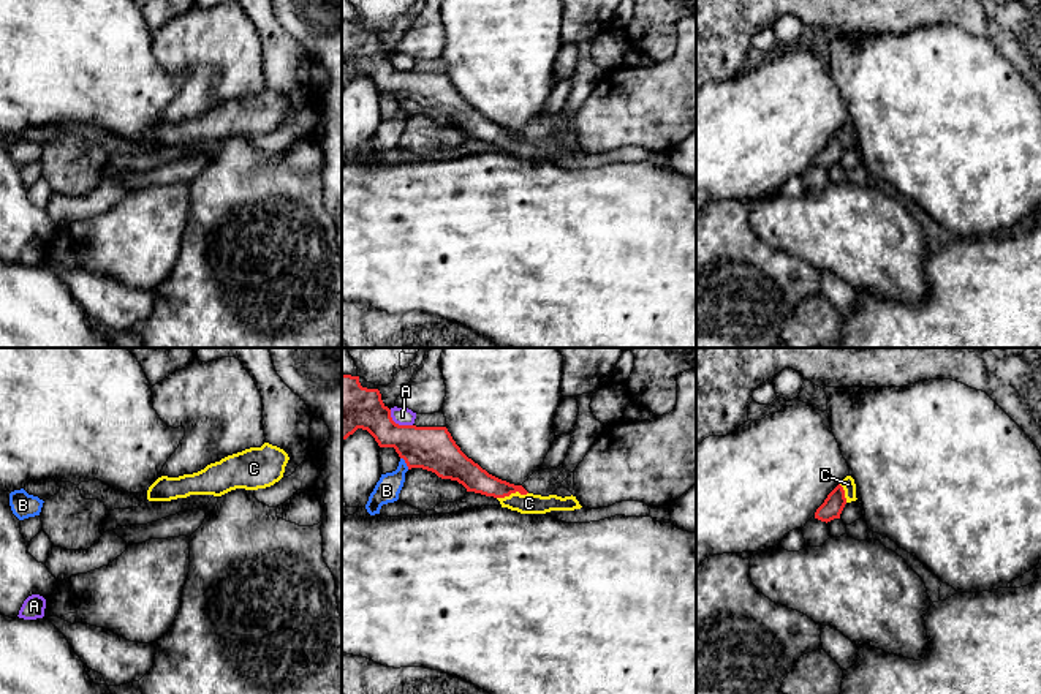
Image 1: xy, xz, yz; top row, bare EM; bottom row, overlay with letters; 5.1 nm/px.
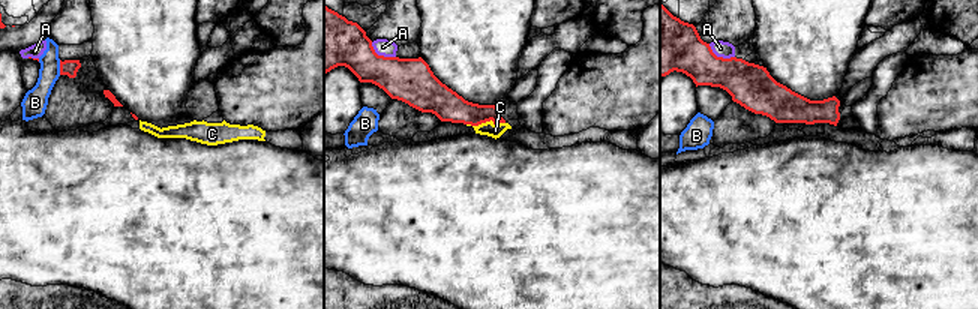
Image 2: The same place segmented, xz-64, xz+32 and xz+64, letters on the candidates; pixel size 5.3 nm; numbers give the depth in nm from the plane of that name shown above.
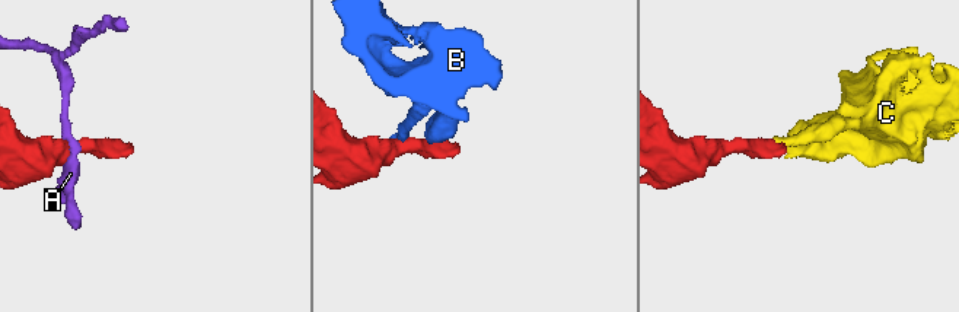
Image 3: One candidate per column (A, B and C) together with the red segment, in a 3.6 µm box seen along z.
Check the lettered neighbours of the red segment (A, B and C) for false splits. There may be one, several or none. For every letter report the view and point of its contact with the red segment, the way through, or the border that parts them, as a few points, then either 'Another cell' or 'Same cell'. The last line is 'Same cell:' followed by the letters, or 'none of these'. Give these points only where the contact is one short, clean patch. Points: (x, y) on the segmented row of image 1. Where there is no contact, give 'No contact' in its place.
A: Touches red at xz (397, 424). Boundary: xz (389, 410), (389, 416), (396, 422), (412, 426). Another cell
B: Touches red at xz (405, 462). Boundary: xz (401, 457), (408, 468). Another cell
C: Touches red at xz (511, 492). Path across: xz (470, 475), (489, 486), (511, 492), (519, 500), (529, 503). Same cell
Same cell: C

